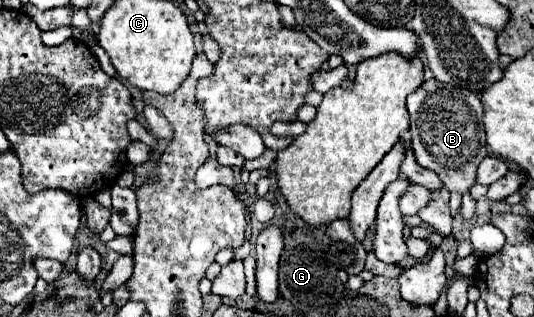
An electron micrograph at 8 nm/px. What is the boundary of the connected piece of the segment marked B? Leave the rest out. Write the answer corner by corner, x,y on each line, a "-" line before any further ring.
431,78
407,96
407,110
411,116
411,148
417,162
437,172
449,192
463,196
475,184
477,164
487,156
481,100
467,88

